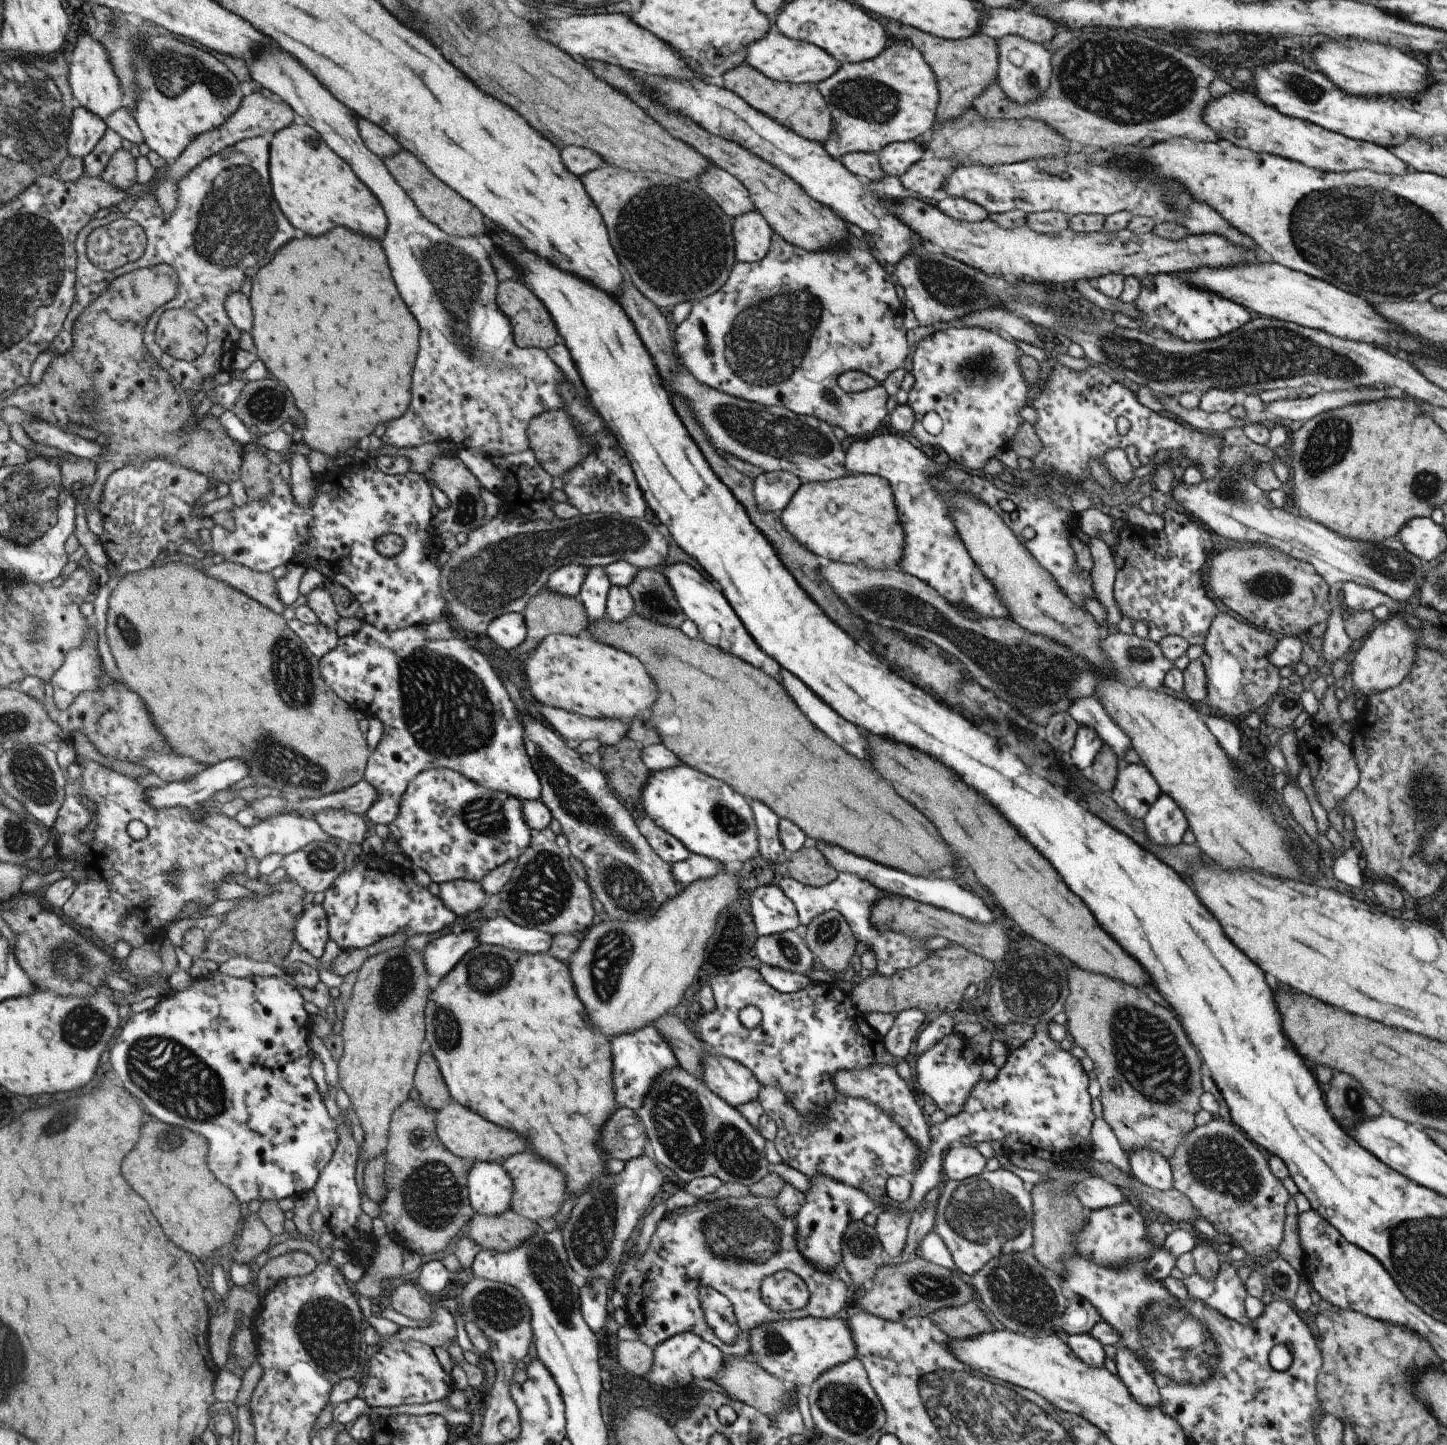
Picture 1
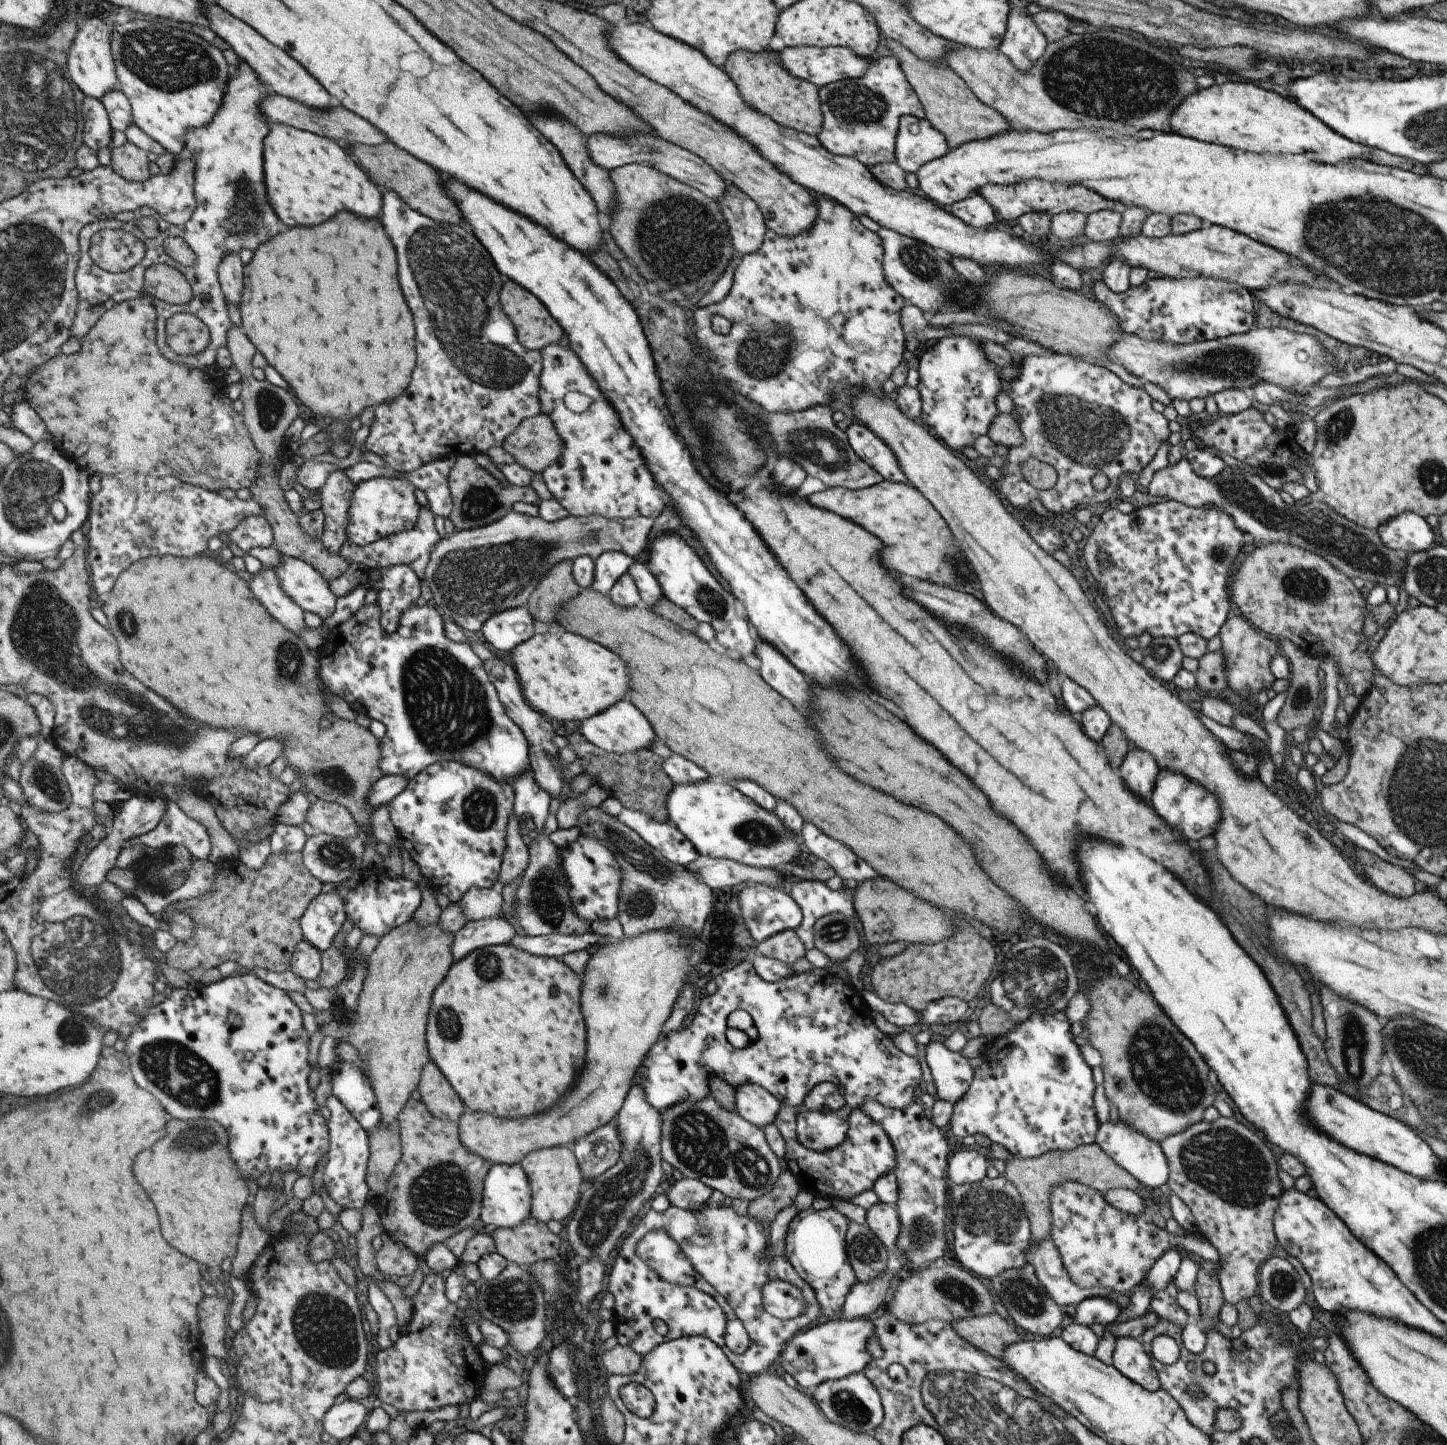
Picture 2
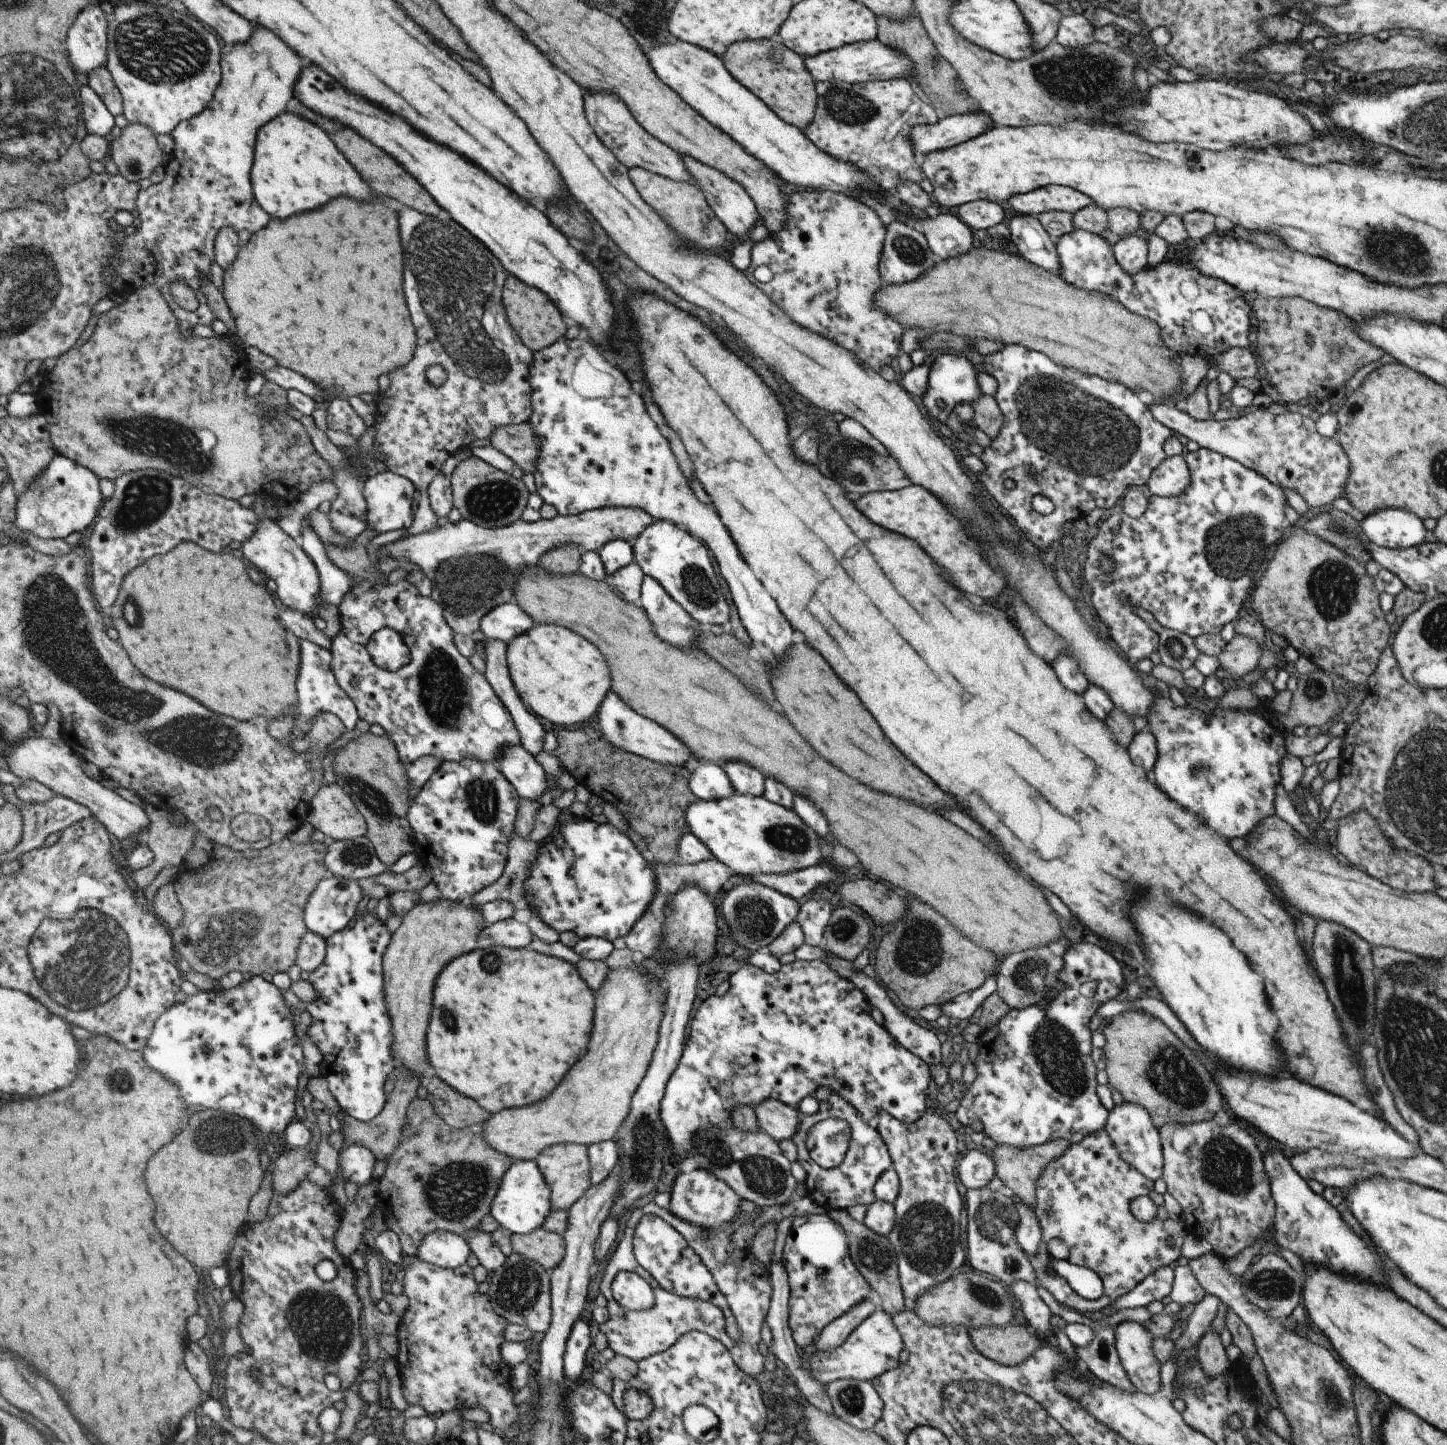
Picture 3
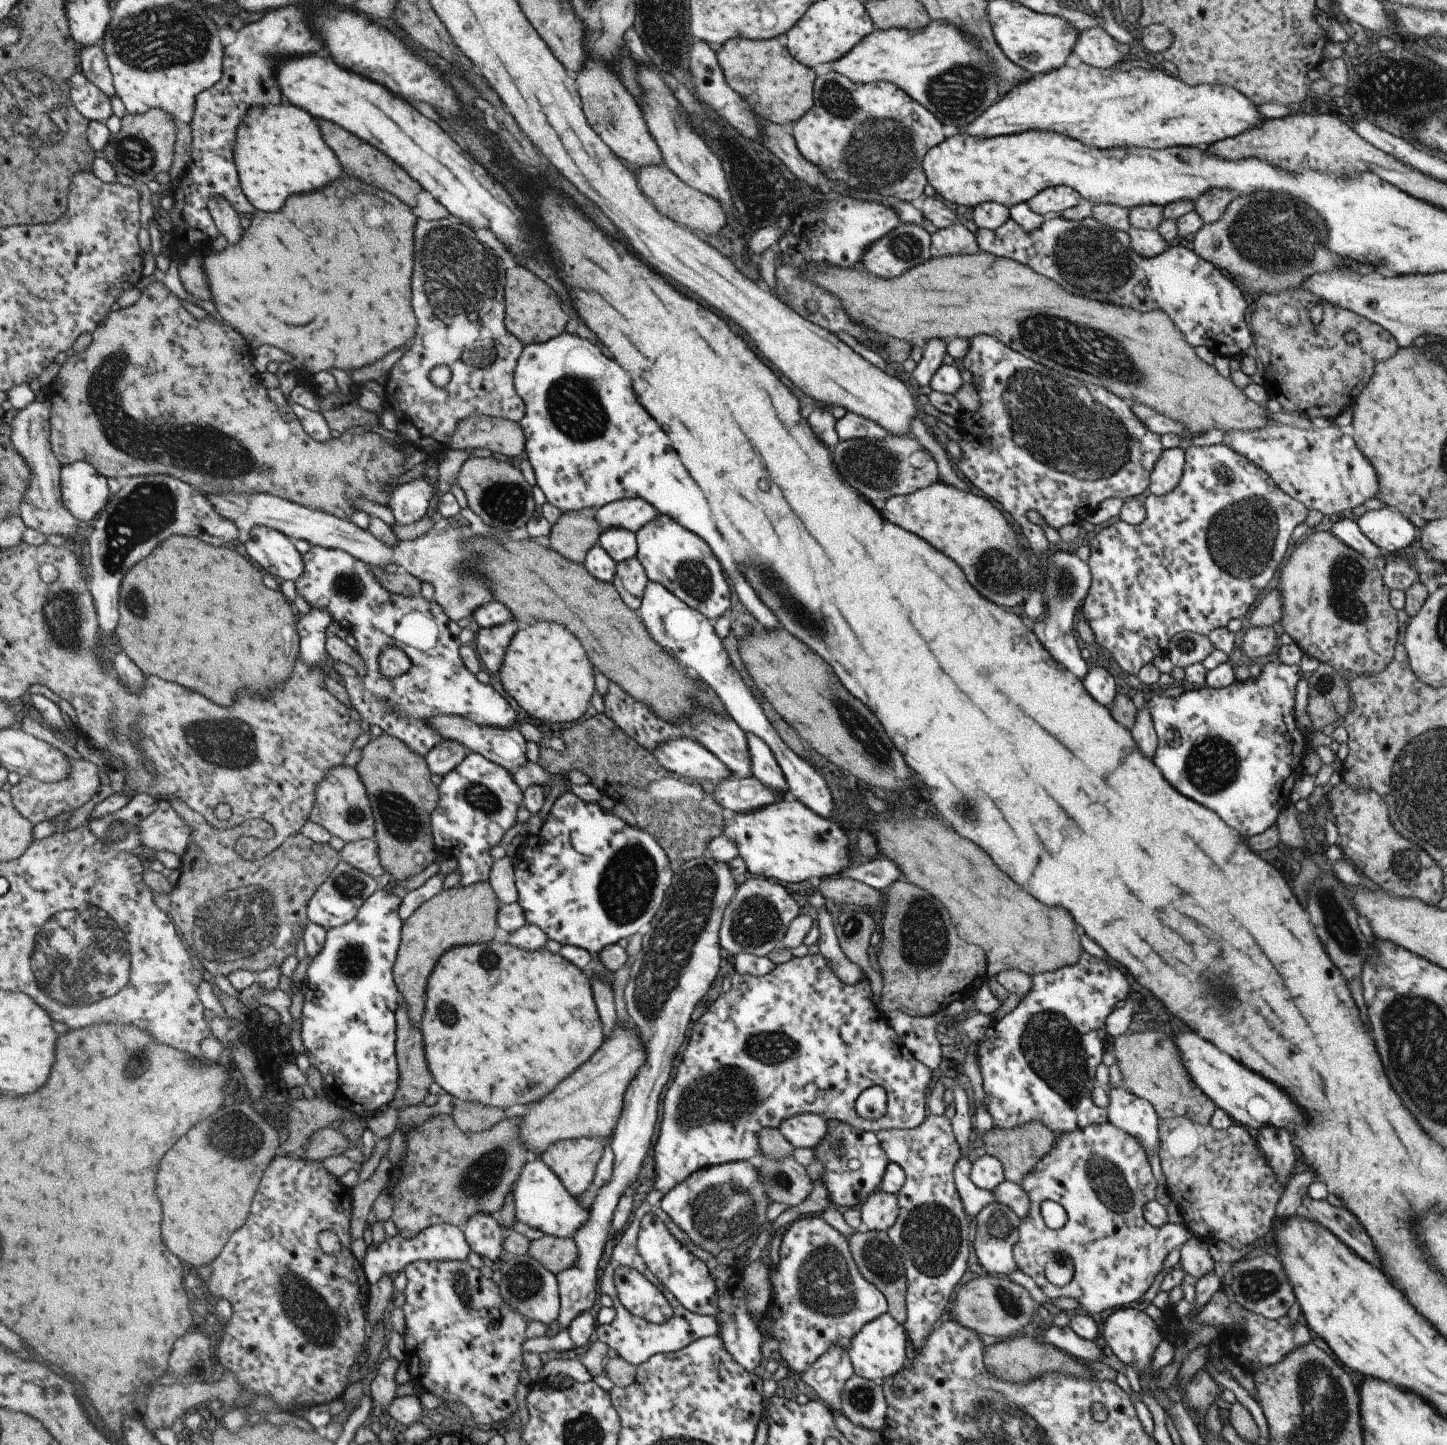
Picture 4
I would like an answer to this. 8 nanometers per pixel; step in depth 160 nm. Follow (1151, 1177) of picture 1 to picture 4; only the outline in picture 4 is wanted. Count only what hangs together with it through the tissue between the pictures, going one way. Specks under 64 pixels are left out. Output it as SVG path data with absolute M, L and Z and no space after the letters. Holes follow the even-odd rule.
M1107 1085L1108 1122L1111 1126L1133 1136L1146 1156L1148 1152L1157 1154L1159 1136L1157 1133L1158 1117L1151 1104L1133 1096L1124 1087L1115 1088Z

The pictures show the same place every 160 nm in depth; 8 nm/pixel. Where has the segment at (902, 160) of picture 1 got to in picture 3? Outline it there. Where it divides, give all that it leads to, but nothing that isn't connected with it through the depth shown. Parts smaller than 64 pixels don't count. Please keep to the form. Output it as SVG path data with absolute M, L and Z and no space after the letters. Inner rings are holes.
M979 109L939 117L932 125L914 126L909 138L914 154L920 159L927 153L943 150L975 138L994 126L991 117Z

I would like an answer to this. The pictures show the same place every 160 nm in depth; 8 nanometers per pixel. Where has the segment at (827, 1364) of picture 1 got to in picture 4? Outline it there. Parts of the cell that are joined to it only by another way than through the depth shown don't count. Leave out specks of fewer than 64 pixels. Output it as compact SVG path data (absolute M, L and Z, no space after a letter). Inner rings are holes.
M888 1313L873 1318L849 1340L848 1358L856 1376L880 1382L901 1371L905 1357L905 1331Z

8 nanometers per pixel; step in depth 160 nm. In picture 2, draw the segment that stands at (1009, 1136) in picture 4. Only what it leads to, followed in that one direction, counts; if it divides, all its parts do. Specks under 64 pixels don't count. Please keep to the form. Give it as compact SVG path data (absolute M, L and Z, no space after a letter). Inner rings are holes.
M1096 1143L1073 1148L1069 1152L1045 1152L1041 1156L1033 1158L1020 1158L1012 1156L1004 1160L1005 1172L1003 1177L1011 1180L1011 1184L1017 1188L1021 1196L1023 1211L1027 1216L1030 1231L1030 1244L1039 1244L1041 1240L1049 1239L1050 1216L1049 1198L1051 1198L1051 1188L1061 1182L1077 1182L1084 1186L1089 1186L1095 1192L1105 1192L1105 1190L1114 1190L1123 1188L1131 1191L1140 1190L1143 1186L1127 1172L1120 1168L1103 1150L1099 1149Z

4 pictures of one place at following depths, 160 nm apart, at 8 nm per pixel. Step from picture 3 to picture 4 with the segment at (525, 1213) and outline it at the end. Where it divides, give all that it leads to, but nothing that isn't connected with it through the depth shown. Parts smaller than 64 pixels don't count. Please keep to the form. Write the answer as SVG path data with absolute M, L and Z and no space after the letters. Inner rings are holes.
M530 1157L523 1166L523 1171L513 1190L513 1201L516 1209L516 1220L541 1230L545 1235L556 1238L569 1238L583 1226L589 1212L577 1204L578 1198L567 1194L562 1182L555 1176L555 1172L547 1166L541 1157Z

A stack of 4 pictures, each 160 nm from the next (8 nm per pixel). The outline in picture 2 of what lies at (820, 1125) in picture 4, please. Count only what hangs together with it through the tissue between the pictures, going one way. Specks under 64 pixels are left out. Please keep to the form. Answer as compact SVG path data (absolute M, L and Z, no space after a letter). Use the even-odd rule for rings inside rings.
M747 1082L741 1086L733 1086L733 1094L736 1114L759 1129L772 1124L781 1106L771 1094L757 1084Z

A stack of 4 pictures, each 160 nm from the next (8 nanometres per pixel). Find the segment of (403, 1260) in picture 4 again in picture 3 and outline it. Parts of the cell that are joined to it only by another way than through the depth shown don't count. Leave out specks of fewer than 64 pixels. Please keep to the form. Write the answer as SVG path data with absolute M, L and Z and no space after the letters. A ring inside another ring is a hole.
M435 1231L425 1237L415 1257L440 1267L457 1268L469 1260L471 1253L466 1236L451 1231Z

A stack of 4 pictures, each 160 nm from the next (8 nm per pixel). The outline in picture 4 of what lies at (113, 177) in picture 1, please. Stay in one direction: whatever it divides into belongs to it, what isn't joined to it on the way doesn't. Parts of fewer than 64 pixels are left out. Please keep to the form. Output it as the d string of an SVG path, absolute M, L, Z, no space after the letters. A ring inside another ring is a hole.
M153 108L145 114L128 114L122 119L121 132L112 134L111 141L102 155L111 162L117 173L134 180L136 184L149 184L161 172L169 172L175 160L177 124L171 114L161 108Z

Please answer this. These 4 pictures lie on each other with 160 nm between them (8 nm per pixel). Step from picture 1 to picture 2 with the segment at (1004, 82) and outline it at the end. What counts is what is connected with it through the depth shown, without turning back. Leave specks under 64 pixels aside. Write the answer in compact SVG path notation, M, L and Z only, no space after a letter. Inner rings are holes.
M1011 8L1005 34L997 46L997 50L1011 62L1011 66L1020 73L1029 70L1043 55L1047 44L1025 8Z

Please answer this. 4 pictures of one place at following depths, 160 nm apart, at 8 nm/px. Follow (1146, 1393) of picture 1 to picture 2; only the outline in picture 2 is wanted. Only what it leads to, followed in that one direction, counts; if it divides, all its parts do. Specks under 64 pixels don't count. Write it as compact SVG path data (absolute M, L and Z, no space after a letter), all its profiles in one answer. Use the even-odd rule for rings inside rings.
M1116 1338L1111 1365L1144 1392L1153 1393L1160 1389L1156 1371L1137 1339Z

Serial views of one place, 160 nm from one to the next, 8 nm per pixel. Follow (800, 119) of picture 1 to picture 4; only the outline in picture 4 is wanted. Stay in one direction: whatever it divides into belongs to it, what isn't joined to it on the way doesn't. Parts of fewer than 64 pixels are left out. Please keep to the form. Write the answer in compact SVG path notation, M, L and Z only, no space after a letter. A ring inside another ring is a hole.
M731 38L716 49L717 63L723 79L764 121L793 124L813 106L813 84L817 69L803 66L787 52L781 38Z

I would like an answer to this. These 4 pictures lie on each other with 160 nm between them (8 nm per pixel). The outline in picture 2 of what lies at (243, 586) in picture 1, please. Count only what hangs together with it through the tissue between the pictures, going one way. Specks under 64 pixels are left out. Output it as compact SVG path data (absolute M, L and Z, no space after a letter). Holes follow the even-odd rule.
M262 566L257 574L251 577L245 575L245 578L249 578L255 596L259 596L259 600L271 608L271 614L291 632L301 635L307 628L304 618L306 611L285 592L277 572L271 567Z

